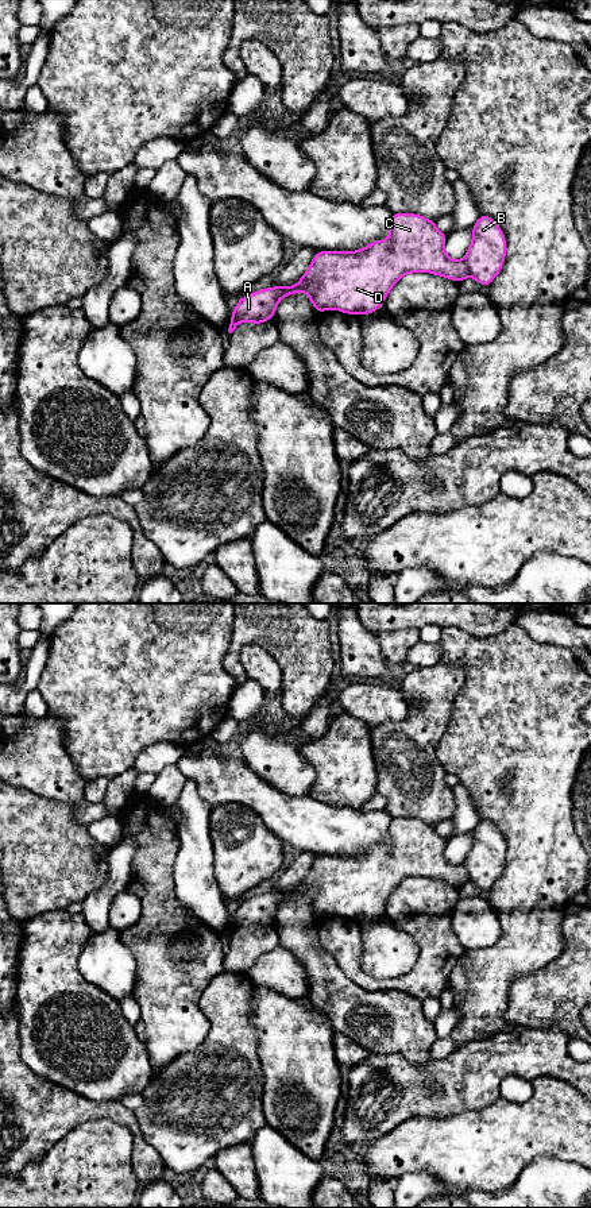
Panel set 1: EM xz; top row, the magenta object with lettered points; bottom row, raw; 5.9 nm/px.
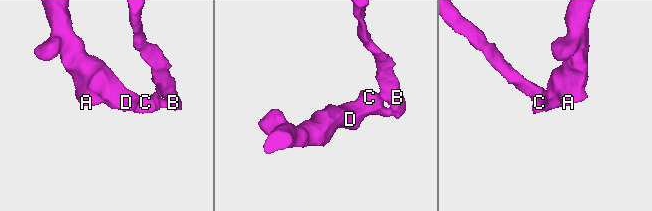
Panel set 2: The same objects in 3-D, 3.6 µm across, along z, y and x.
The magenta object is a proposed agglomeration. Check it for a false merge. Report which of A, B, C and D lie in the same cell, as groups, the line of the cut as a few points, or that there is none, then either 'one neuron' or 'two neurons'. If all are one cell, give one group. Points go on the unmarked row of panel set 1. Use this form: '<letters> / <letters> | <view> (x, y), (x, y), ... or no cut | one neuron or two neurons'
A C D / B | xz (463, 864), (470, 879) | two neurons

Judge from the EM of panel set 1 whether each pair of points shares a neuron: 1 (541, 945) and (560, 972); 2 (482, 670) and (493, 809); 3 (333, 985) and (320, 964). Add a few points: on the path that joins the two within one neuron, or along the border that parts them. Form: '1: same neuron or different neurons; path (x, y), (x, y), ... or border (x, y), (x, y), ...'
1: different neurons; border (561, 930), (564, 950), (544, 967)
2: same neuron; path (493, 705), (493, 774)
3: same neuron; path (328, 980), (321, 969)

